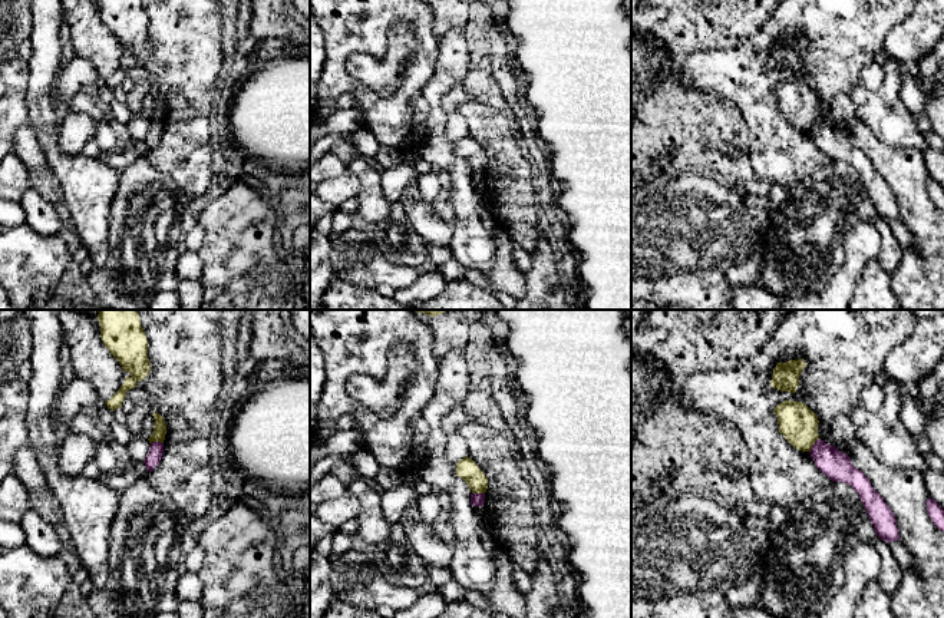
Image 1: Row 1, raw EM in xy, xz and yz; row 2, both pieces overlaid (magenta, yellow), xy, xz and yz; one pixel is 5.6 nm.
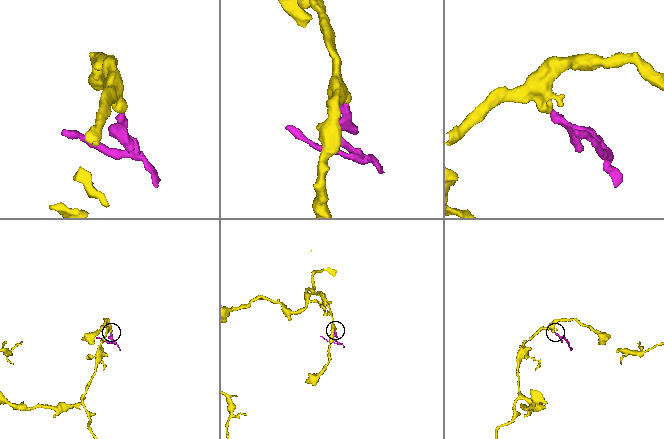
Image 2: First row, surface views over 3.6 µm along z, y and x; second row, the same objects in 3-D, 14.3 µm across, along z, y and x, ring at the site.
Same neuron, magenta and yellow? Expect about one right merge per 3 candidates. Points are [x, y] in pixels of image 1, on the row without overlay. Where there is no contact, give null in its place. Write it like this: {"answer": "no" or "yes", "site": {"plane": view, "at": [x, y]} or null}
{"answer": "no", "site": {"plane": "yz", "at": [814, 124]}}

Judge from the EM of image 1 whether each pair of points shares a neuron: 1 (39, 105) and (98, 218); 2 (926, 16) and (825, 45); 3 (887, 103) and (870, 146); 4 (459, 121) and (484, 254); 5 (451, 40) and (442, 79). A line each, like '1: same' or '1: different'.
1: same
2: different
3: different
4: same
5: same

